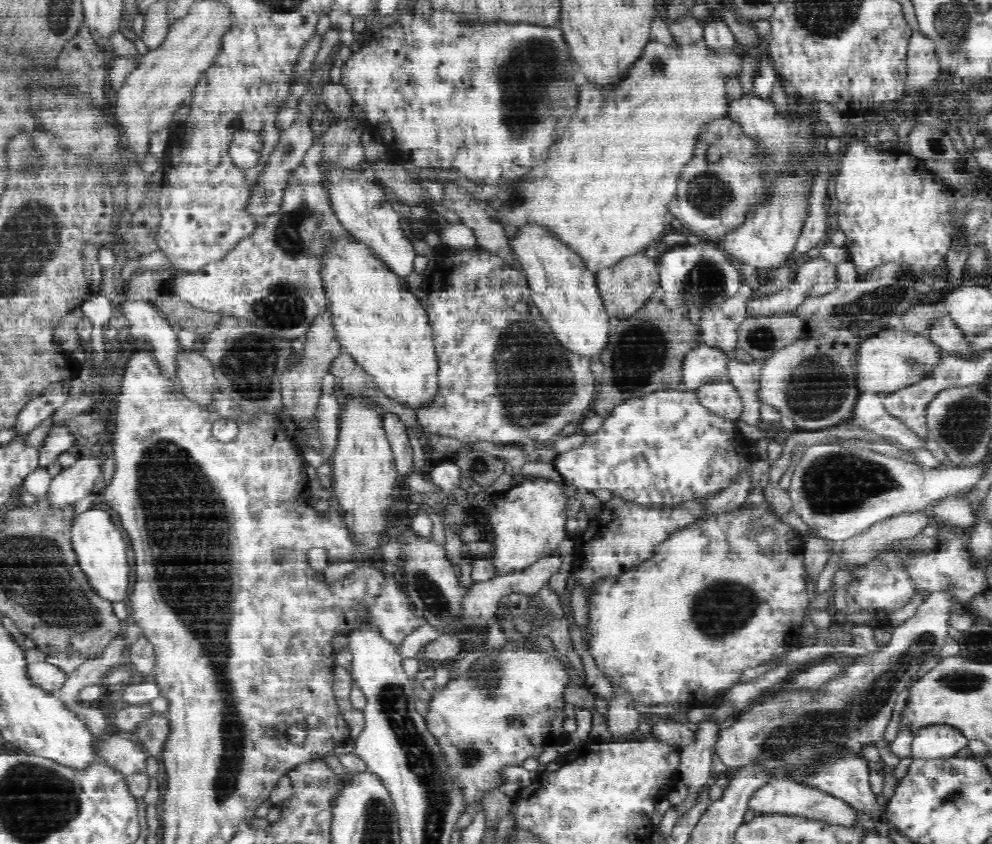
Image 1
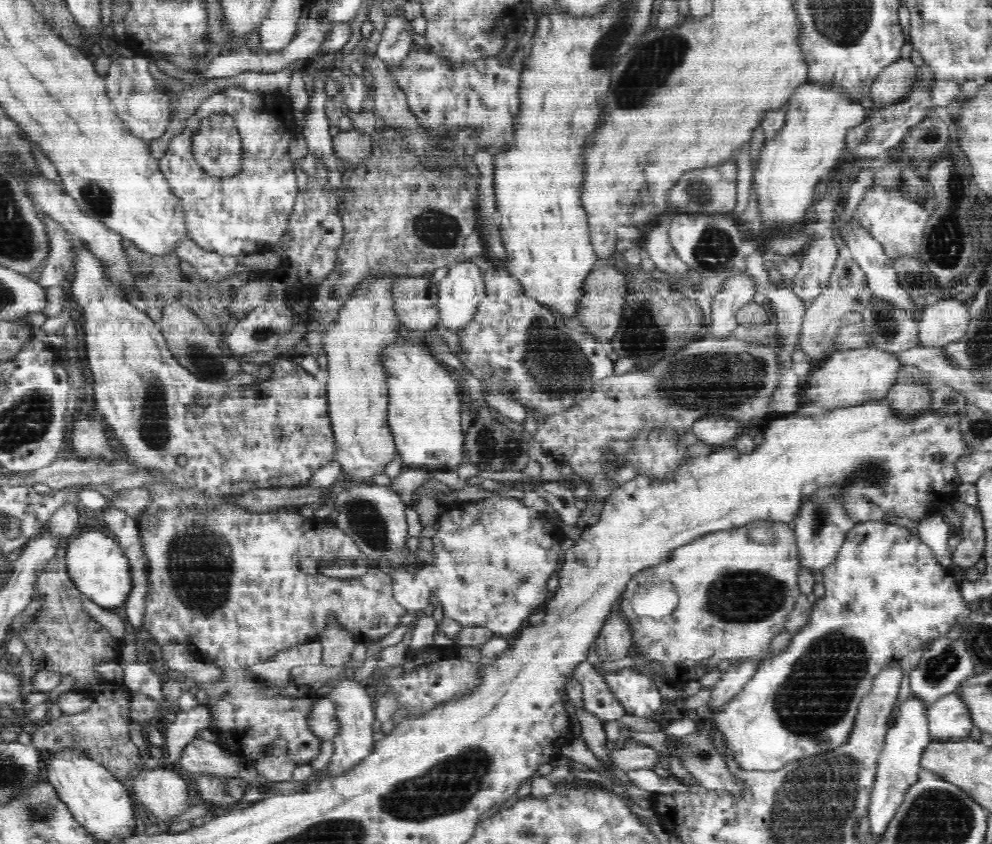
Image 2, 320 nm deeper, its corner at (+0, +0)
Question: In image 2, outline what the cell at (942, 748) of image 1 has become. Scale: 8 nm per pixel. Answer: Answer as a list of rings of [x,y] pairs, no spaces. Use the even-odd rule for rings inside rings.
[[[956,693],[939,698],[926,710],[932,744],[962,742],[970,739],[972,719]]]

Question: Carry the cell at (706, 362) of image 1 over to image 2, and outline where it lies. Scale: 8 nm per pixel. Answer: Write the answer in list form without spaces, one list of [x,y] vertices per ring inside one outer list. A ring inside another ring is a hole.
[[[740,268],[732,280],[723,284],[722,290],[711,302],[712,315],[706,333],[716,340],[733,335],[739,325],[737,313],[740,306],[753,300],[757,288],[751,276],[743,275],[743,268]]]

